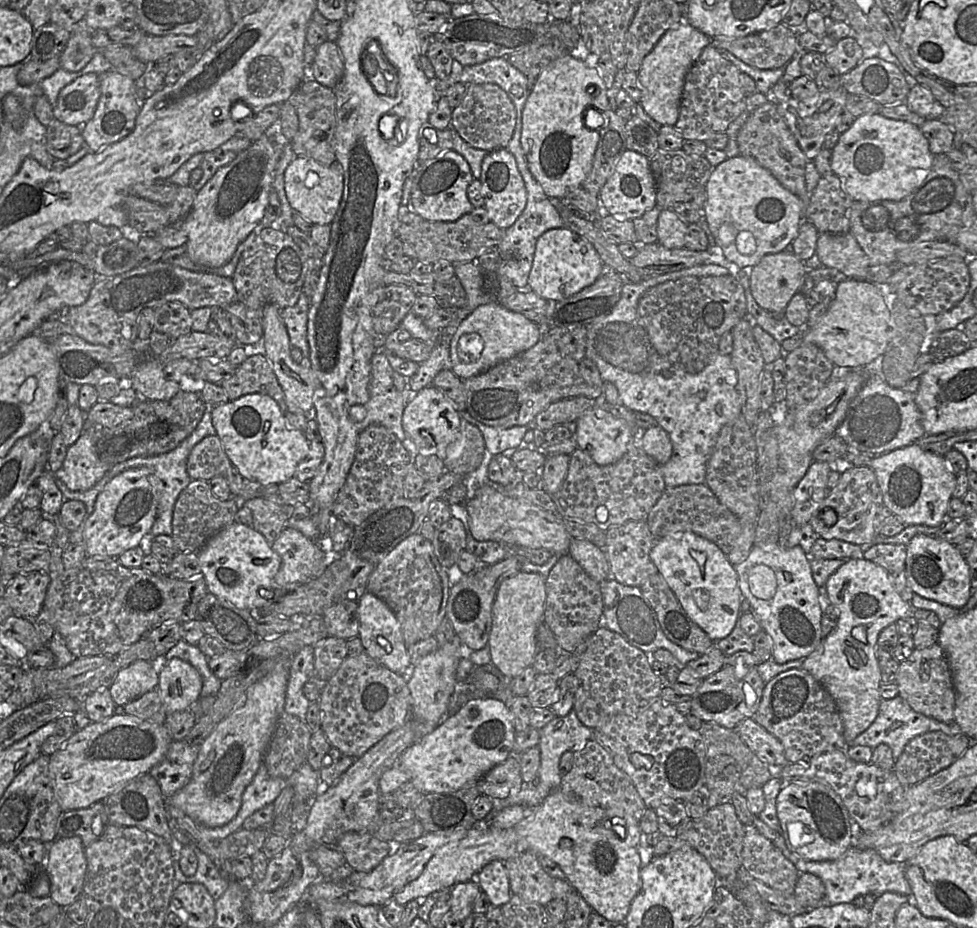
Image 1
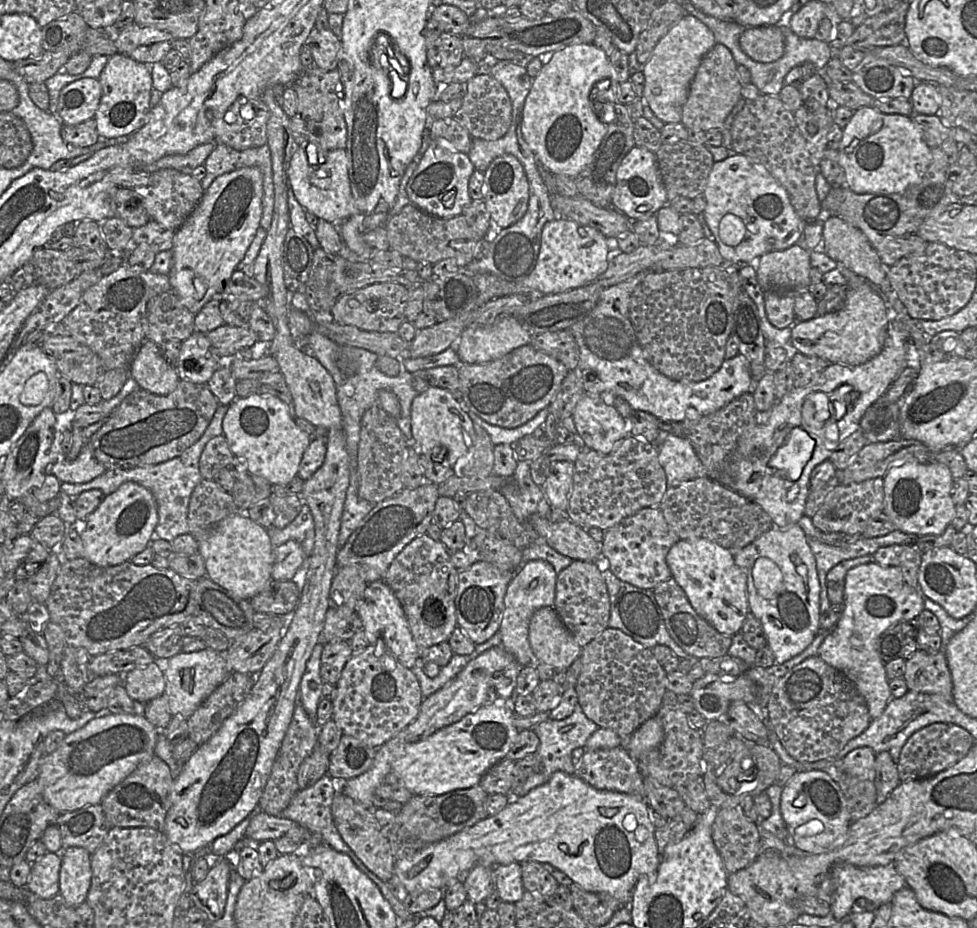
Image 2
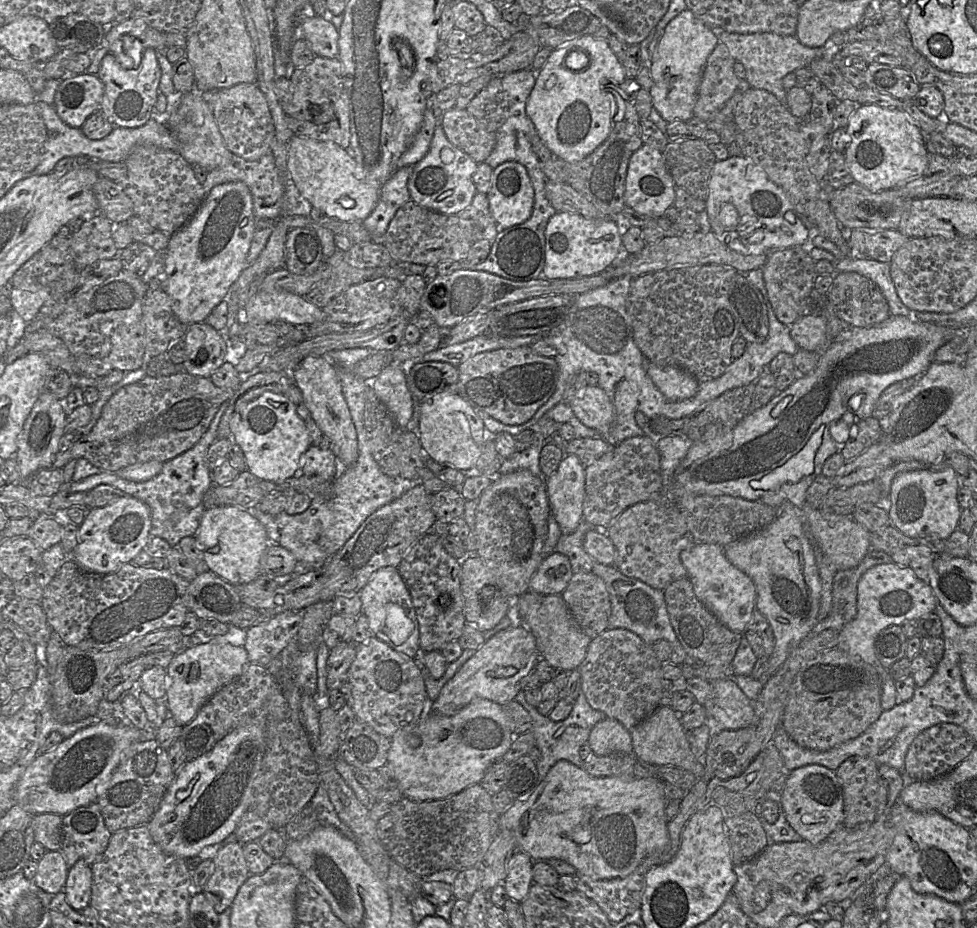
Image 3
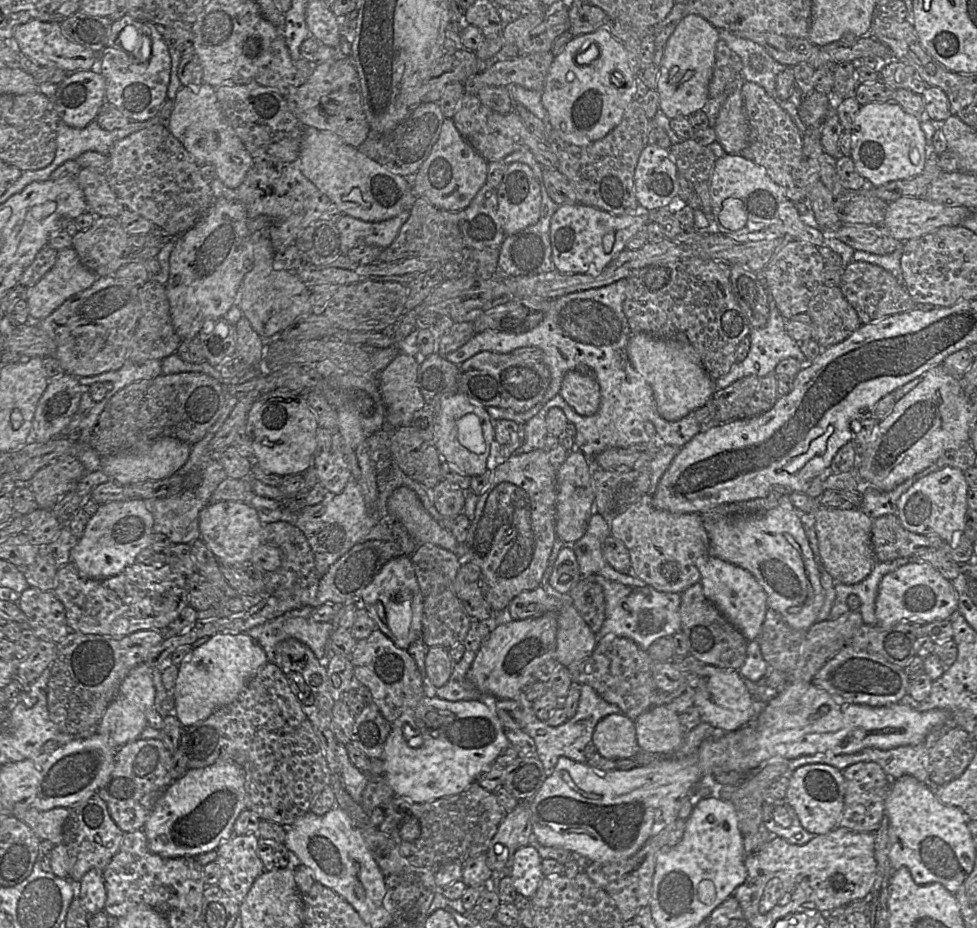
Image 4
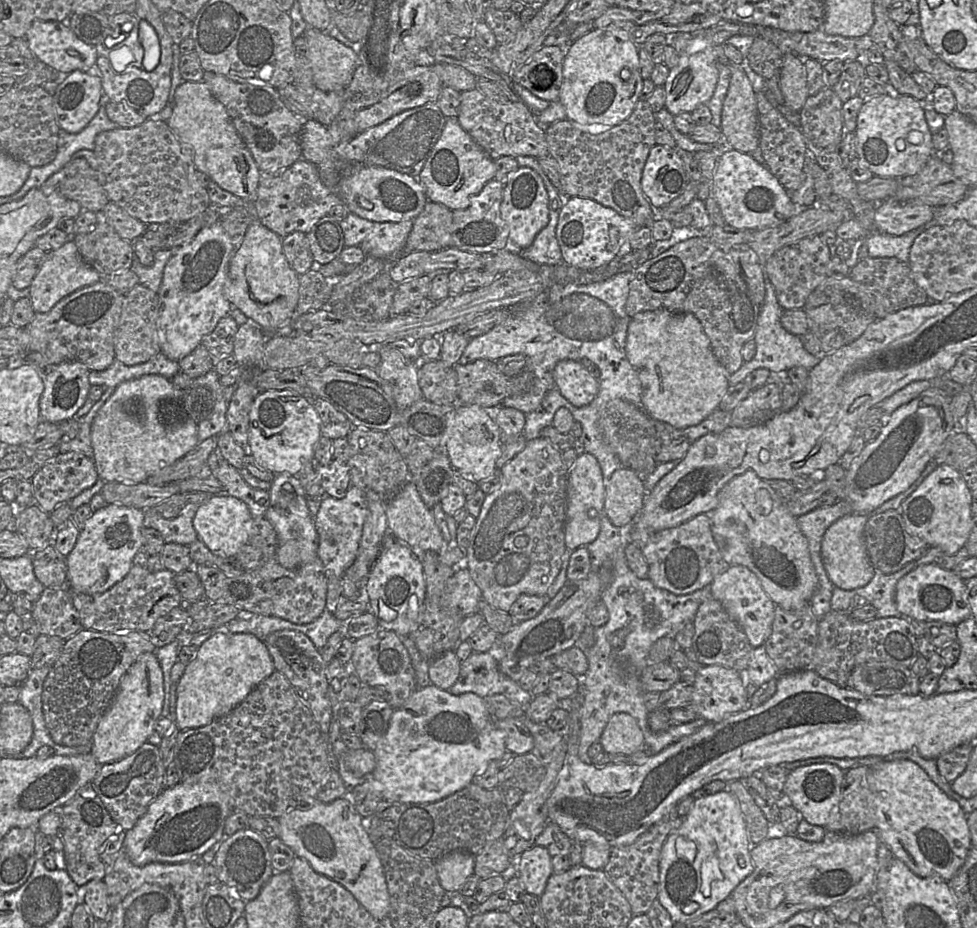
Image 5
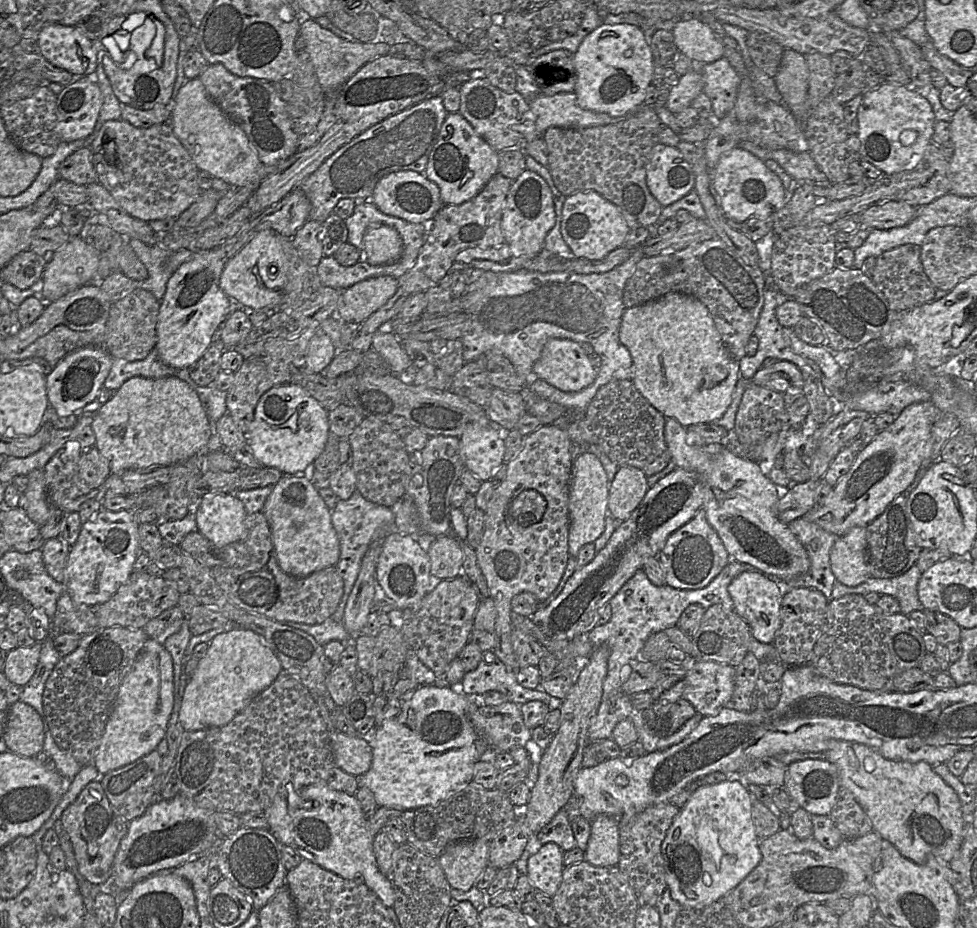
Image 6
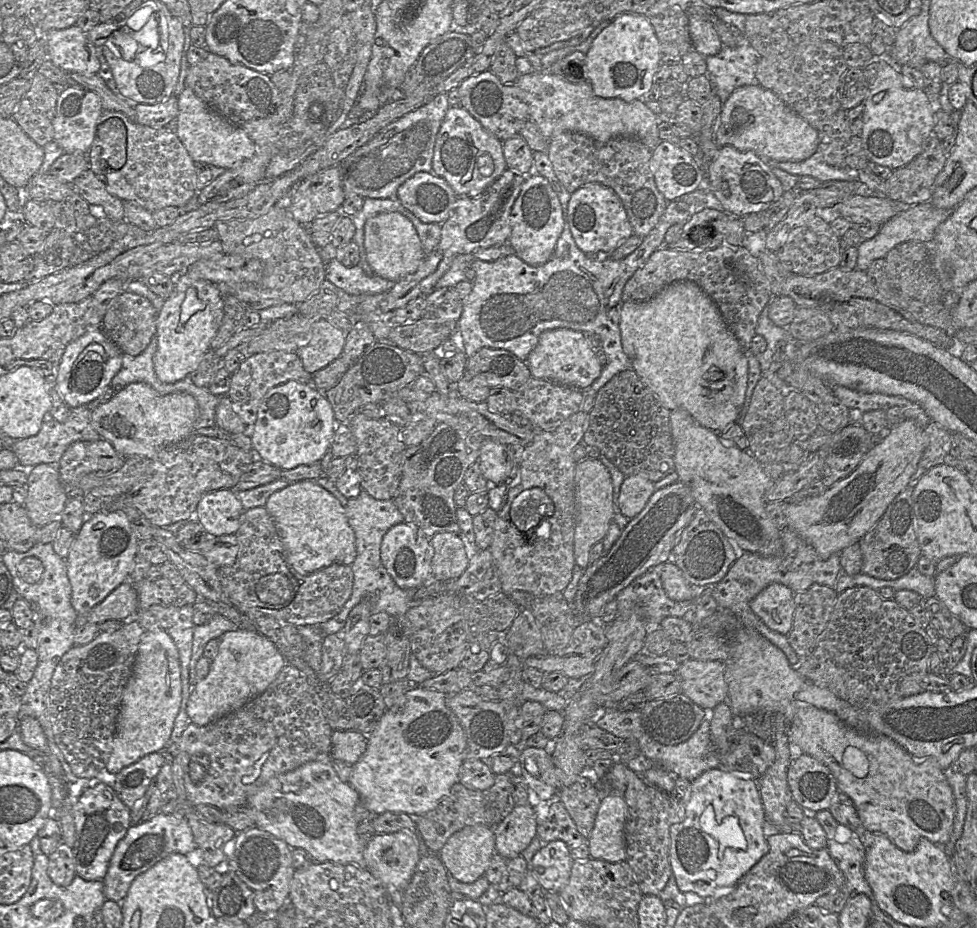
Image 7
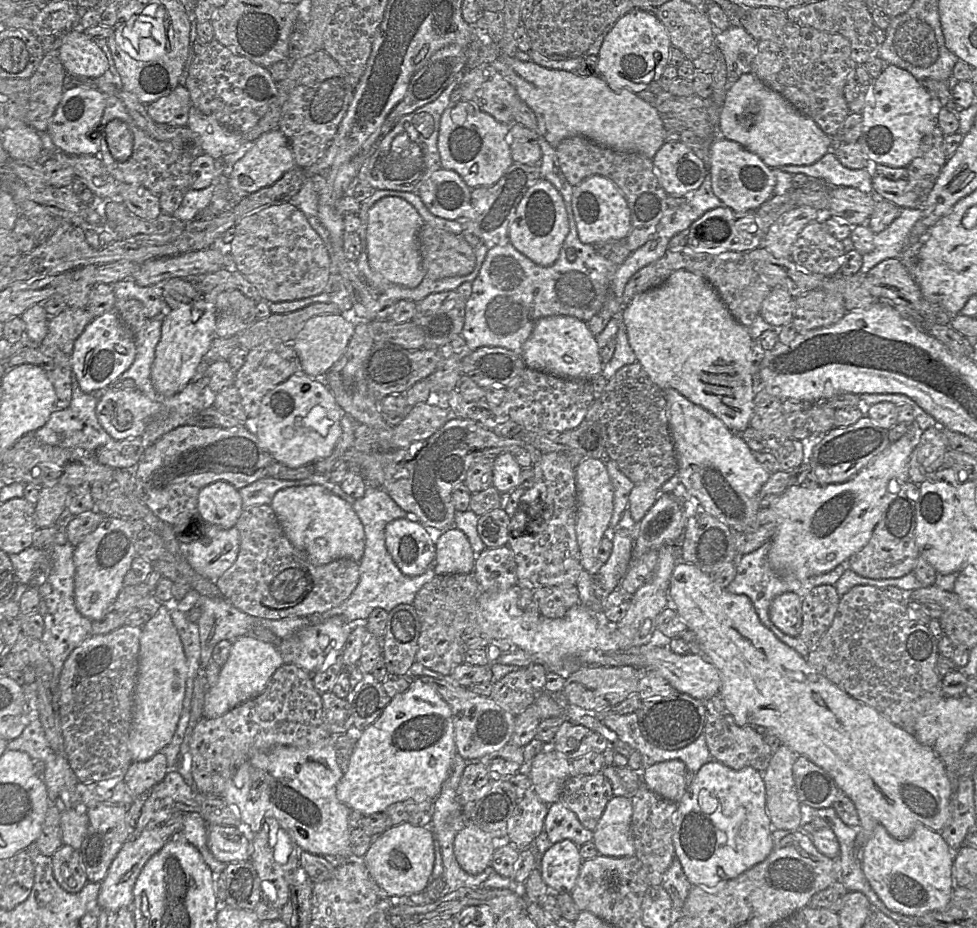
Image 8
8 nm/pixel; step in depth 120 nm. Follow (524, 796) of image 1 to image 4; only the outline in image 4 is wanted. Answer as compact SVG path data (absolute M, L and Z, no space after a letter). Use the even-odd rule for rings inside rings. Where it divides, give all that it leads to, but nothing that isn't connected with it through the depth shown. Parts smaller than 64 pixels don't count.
M580 685L580 698L576 714L556 727L549 726L546 721L539 720L532 710L532 703L527 699L526 693L520 692L517 696L524 716L524 731L534 740L536 745L536 755L541 761L546 777L551 775L557 760L560 756L565 756L578 763L587 764L584 749L592 741L592 735L597 723L605 716L621 713L620 708L606 702L591 686Z

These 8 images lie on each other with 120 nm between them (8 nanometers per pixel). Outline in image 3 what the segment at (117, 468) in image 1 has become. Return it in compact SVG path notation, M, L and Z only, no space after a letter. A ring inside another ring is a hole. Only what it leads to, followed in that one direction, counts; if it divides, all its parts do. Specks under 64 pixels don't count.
M229 401L221 404L209 429L189 450L163 463L161 472L150 480L135 482L117 475L116 472L102 471L77 482L71 482L70 492L89 492L101 484L108 484L145 502L151 510L151 536L165 539L174 547L186 536L195 536L205 510L203 497L214 485L212 472L206 466L206 453L210 445L218 438L218 426L229 406Z

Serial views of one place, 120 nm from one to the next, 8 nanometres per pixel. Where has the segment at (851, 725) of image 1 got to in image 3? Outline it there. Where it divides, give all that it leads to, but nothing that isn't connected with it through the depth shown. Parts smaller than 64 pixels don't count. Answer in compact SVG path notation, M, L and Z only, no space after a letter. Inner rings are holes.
M891 562L868 569L859 579L857 586L857 614L838 633L837 648L850 655L860 657L876 668L881 677L881 707L888 711L897 703L896 682L888 669L879 661L875 651L875 641L879 633L891 625L901 625L910 620L919 620L925 614L935 611L938 603L929 583L919 579L907 567Z

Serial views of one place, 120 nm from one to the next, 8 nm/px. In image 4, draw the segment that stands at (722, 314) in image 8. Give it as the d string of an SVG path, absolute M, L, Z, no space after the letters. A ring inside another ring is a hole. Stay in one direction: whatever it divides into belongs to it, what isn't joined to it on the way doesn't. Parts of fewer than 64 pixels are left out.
M632 333L628 356L633 367L651 386L658 413L667 421L678 421L703 407L717 390L715 380L707 374L696 350L686 341Z

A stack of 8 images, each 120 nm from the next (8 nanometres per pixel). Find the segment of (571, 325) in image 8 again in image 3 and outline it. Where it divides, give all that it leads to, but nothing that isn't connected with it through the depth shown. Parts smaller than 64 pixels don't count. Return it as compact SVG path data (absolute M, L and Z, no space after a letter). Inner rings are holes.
M587 385L569 405L580 422L596 430L600 437L609 432L615 421L615 408L609 396L599 386Z

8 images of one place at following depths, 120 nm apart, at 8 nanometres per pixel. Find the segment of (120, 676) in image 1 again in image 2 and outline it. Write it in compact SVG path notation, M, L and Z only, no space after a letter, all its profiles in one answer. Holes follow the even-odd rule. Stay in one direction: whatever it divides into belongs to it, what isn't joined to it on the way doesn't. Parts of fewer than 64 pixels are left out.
M156 659L145 667L135 668L123 675L122 685L133 701L147 703L164 694L166 682L163 664L165 662Z

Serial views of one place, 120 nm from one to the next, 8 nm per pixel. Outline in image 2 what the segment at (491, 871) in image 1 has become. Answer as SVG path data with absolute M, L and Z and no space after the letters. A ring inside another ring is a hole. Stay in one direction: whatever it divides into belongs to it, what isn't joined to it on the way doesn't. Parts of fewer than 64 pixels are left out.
M521 863L499 865L493 868L494 889L504 902L516 903L523 897Z

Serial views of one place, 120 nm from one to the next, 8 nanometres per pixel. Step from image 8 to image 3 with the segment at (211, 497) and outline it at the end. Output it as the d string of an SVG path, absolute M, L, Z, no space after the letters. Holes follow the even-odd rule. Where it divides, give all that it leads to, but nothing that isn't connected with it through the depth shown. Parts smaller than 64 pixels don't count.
M219 505L205 509L195 535L199 548L204 552L208 571L215 573L233 585L255 580L262 573L262 558L269 538L260 521L235 505Z

